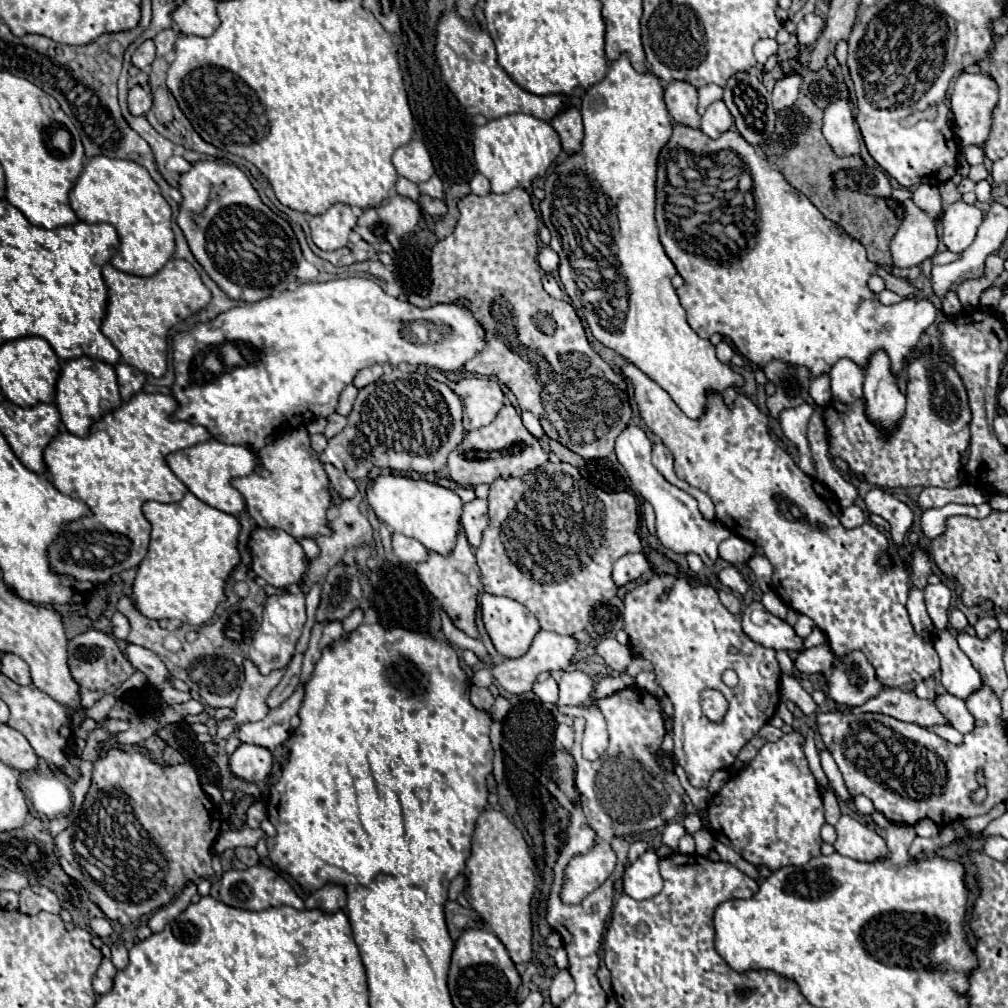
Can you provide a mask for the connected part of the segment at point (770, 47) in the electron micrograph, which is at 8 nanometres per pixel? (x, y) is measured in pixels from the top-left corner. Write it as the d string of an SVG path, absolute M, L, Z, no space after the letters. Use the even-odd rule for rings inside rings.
M760 40L756 46L754 46L754 56L756 56L756 62L758 64L764 64L772 54L776 54L776 40Z

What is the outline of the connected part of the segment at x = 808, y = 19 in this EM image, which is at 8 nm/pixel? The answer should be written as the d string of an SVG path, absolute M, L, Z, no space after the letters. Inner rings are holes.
M808 14L804 16L804 20L796 26L796 34L798 34L798 44L812 44L824 28L824 20L818 14Z

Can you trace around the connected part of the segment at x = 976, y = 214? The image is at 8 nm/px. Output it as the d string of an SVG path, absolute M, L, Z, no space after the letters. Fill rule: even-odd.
M962 200L950 204L944 214L944 244L952 252L964 252L976 236L978 226L982 224L982 212Z

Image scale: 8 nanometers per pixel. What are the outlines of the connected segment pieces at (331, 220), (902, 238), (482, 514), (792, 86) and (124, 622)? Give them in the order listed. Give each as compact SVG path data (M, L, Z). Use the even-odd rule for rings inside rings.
M332 204L324 214L310 220L312 240L320 250L340 250L348 244L354 224L356 216L348 204Z
M904 200L904 220L892 238L894 266L910 268L922 264L926 258L936 254L938 236L934 218L922 212L912 200Z
M472 500L468 504L464 504L464 512L462 512L462 526L466 532L466 538L470 542L470 546L476 550L480 546L482 540L482 532L488 524L488 500Z
M788 74L786 78L780 78L774 84L774 90L772 90L774 108L782 110L782 108L792 106L796 102L796 98L798 98L800 84L802 84L802 76L800 74Z
M116 612L116 614L112 616L112 632L114 632L116 638L126 640L126 636L128 636L128 632L130 632L130 622L128 622L128 618L126 618L124 614Z

